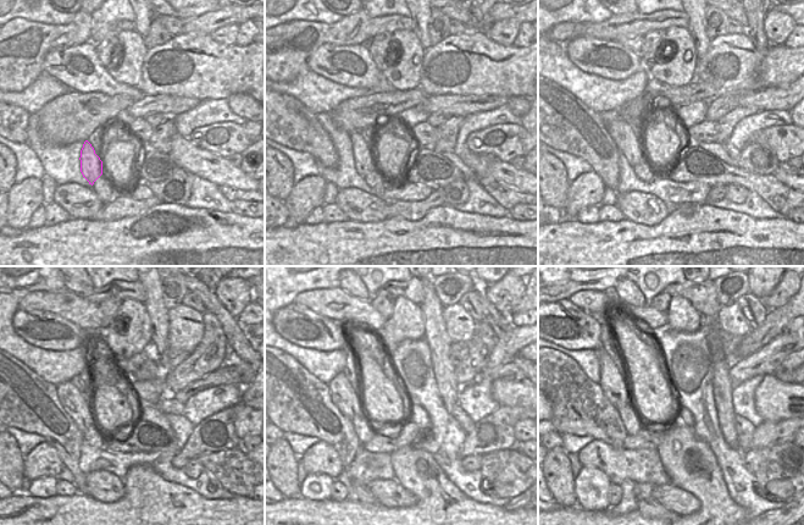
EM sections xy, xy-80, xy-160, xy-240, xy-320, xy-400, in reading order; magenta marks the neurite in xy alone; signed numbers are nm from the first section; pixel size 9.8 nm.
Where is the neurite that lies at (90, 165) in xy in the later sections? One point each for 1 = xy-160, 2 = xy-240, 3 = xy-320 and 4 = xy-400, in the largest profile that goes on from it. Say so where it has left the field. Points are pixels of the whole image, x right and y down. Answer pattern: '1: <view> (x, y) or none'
1: xy-160 (621, 133)
2: xy-240 (70, 397)
3: xy-320 (343, 396)
4: xy-400 (615, 388)

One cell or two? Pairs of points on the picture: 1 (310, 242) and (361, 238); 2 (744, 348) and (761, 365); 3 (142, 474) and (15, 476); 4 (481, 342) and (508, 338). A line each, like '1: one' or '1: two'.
1: one
2: two
3: two
4: two

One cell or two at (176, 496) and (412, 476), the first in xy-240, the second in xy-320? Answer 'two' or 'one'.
one

